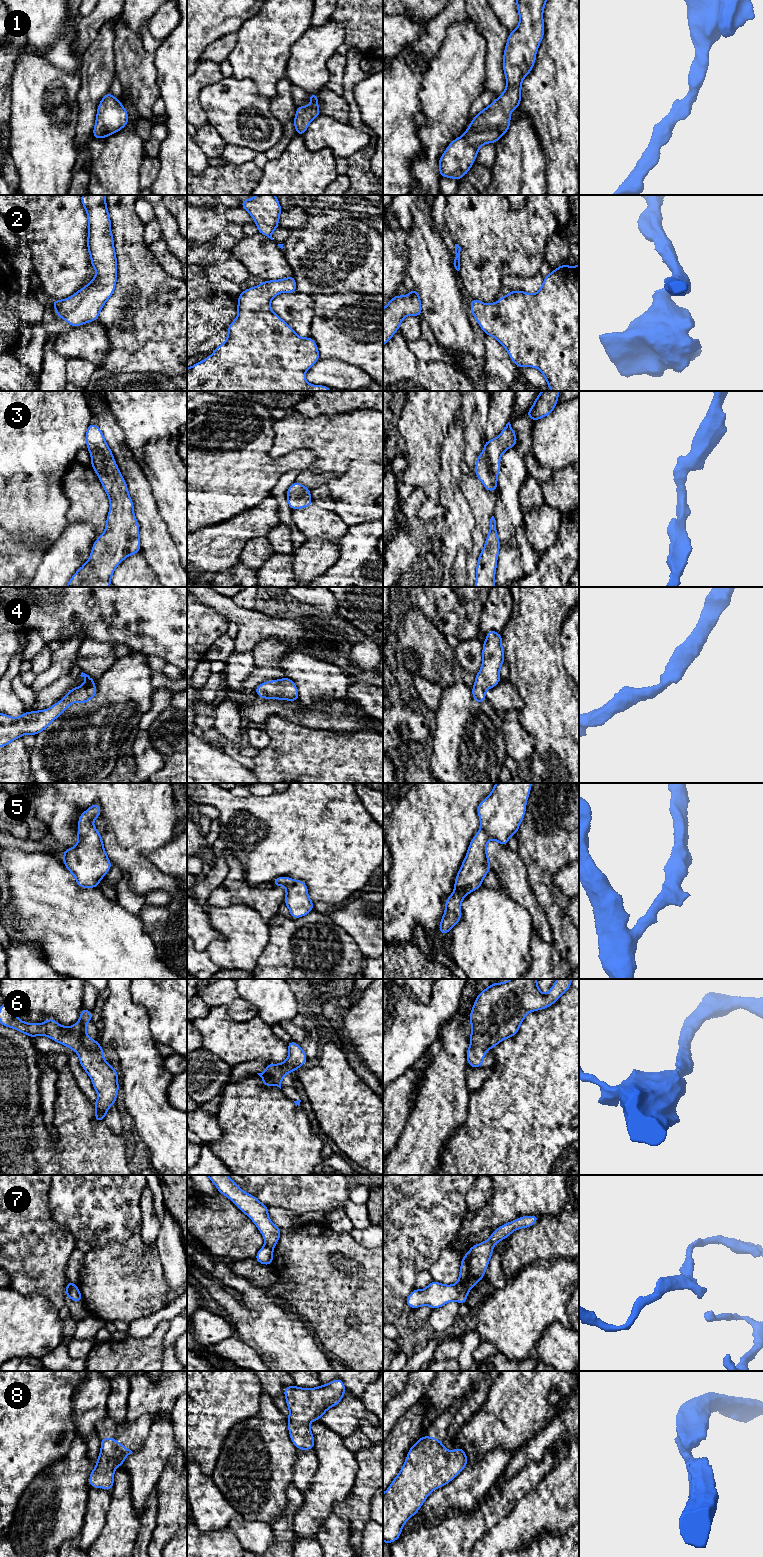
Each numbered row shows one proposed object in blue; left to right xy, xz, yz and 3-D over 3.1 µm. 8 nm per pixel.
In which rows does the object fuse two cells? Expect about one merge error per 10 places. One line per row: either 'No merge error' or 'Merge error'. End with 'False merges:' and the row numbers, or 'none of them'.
1: No merge error
2: No merge error
3: No merge error
4: No merge error
5: No merge error
6: No merge error
7: Merge error
8: No merge error
False merges: 7

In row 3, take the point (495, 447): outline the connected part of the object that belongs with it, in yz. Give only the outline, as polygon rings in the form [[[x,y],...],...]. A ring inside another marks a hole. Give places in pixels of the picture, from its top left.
[[[510,422],[506,424],[498,437],[484,443],[484,450],[476,459],[475,473],[489,492],[498,488],[497,476],[500,473],[502,454],[516,444],[517,436]]]

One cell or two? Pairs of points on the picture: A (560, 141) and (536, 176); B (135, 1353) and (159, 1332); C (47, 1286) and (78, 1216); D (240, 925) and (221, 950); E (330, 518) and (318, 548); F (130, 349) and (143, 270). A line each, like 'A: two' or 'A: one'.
A: two
B: one
C: two
D: one
E: two
F: one

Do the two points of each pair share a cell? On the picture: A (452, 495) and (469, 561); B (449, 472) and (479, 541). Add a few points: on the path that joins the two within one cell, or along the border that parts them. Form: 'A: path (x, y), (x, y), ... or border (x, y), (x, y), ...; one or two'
A: border (475, 526), (472, 544), (458, 551), (453, 568); two
B: border (469, 506), (475, 524), (471, 545); two

